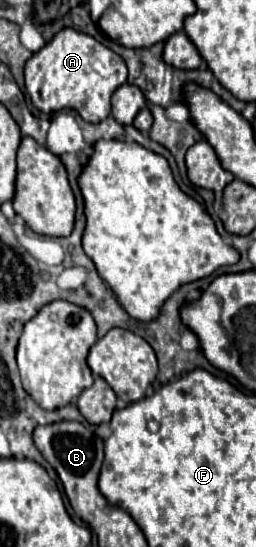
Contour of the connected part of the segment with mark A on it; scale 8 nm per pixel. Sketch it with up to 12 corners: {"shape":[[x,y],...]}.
{"shape":[[64,28],[26,62],[38,110],[110,114],[118,54]]}

